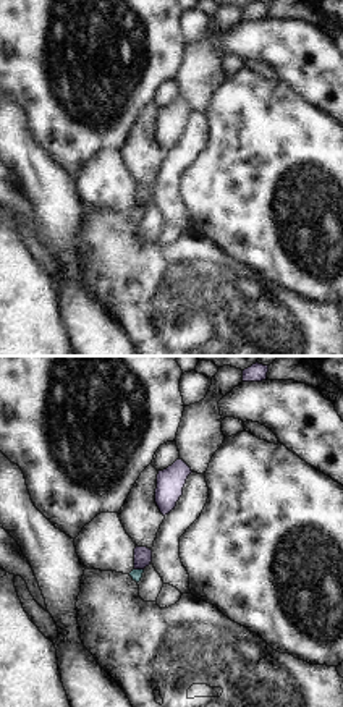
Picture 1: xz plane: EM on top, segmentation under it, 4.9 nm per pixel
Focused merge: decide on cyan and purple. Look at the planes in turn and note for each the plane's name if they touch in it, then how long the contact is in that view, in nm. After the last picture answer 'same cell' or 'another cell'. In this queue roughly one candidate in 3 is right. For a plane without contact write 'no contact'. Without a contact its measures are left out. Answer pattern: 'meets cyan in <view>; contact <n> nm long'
meets cyan in xz; contact 50 nm long

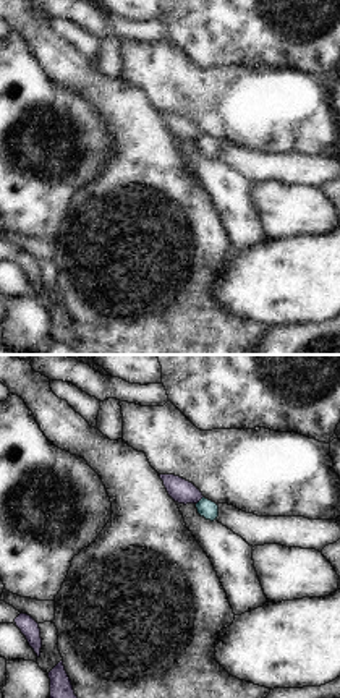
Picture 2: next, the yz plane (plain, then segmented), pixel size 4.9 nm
meets cyan in yz; contact 60 nm long

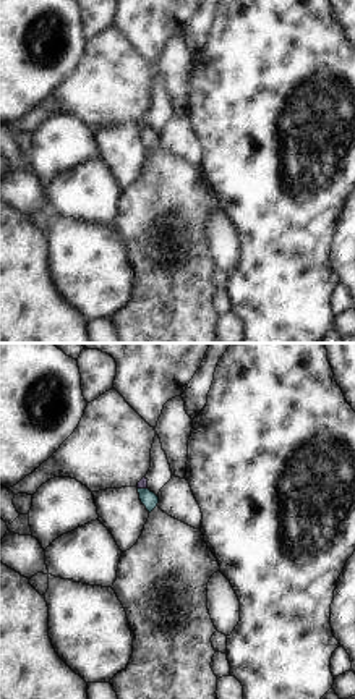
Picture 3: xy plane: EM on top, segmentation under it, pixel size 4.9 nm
meets cyan in xy; contact 50 nm long

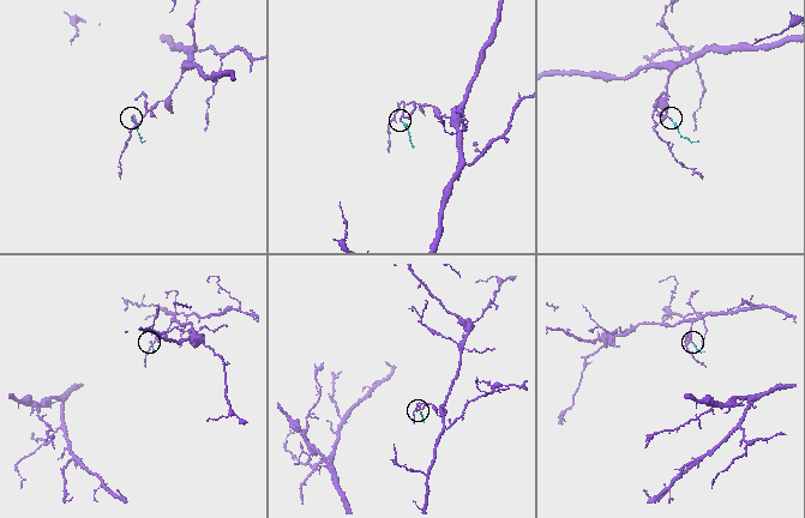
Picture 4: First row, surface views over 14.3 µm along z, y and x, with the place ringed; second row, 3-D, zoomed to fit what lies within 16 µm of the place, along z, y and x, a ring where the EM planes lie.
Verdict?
another cell

